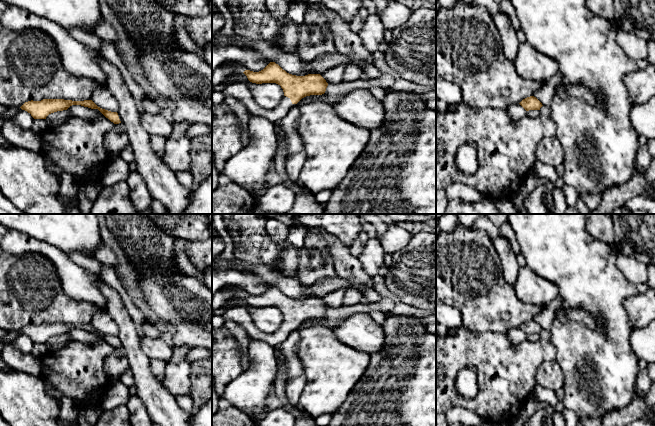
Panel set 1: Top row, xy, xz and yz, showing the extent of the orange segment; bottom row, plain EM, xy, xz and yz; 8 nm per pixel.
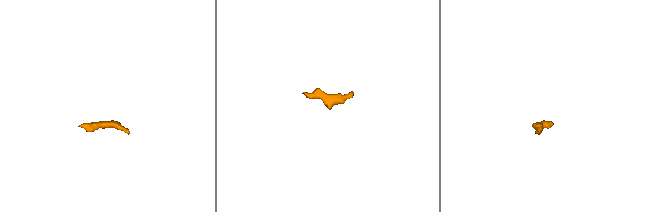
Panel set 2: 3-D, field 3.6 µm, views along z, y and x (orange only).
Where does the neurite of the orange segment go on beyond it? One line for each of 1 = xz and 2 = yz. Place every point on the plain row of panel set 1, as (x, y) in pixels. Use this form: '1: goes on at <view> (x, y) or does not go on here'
1: goes on at xz (240, 315)
2: does not go on here

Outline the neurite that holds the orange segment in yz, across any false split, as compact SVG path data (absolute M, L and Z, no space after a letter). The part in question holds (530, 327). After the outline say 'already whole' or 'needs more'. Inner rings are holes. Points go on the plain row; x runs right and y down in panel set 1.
M534 320L527 321L519 327L526 335L540 334L542 327Z; already whole

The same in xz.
M270 286L263 294L253 296L233 288L223 288L212 294L212 308L217 309L232 297L244 297L252 307L276 307L281 310L284 321L280 328L271 333L264 333L253 323L251 314L244 307L229 308L222 316L224 320L233 320L240 324L253 340L267 342L272 347L280 345L302 322L325 317L328 307L320 298L296 300L287 297L275 286Z; needs more

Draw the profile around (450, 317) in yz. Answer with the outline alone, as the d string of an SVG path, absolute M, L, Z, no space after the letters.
M436 297L436 323L445 326L449 331L453 331L463 325L461 312L446 305Z

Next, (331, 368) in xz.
M313 325L299 330L297 356L304 368L306 385L299 398L299 408L312 417L333 414L365 373L370 355L341 342L331 328Z

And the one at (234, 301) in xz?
M232 297L224 303L224 306L227 306L229 308L244 307L248 310L249 313L250 313L250 307L251 307L244 297Z

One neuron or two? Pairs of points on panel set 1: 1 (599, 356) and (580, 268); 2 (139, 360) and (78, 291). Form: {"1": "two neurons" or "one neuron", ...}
{"1": "one neuron", "2": "two neurons"}

